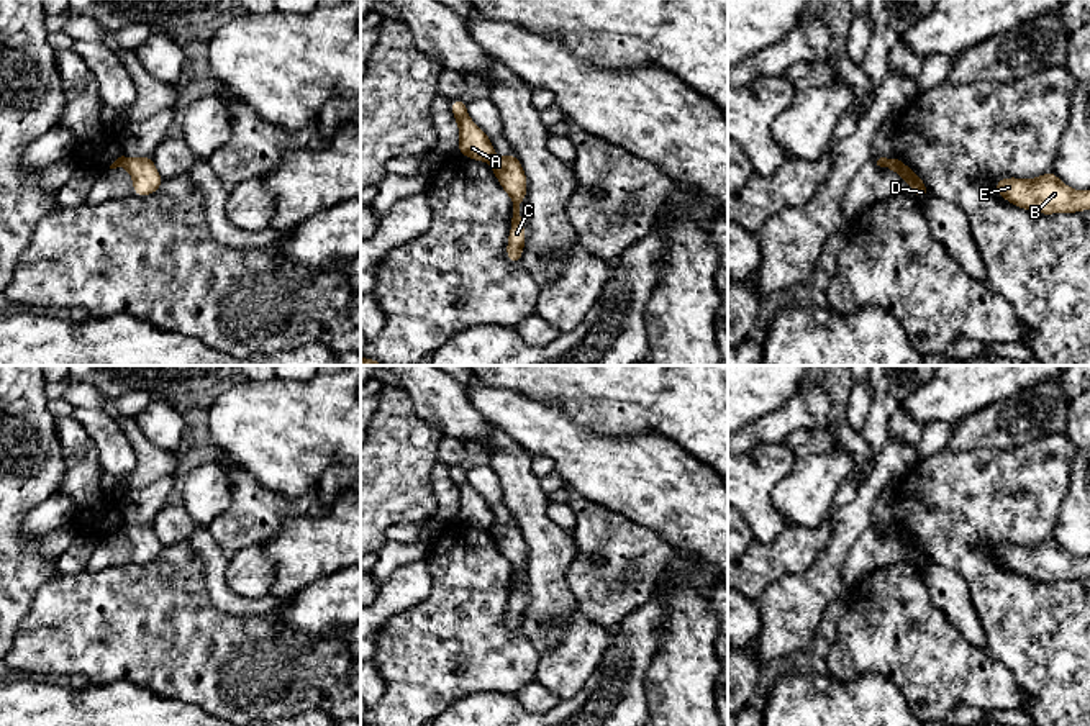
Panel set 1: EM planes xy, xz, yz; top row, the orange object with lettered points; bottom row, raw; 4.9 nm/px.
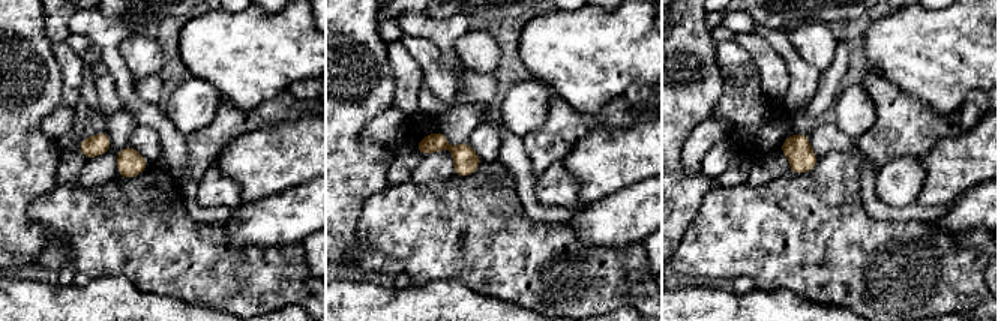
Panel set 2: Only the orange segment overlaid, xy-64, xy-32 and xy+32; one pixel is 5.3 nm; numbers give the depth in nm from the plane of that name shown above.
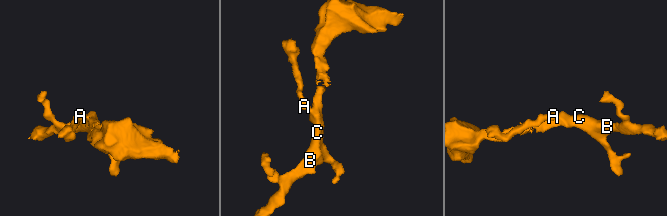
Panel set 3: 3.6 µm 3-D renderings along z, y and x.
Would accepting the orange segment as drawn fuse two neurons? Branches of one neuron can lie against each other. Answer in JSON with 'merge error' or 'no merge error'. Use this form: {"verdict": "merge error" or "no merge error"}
{"verdict": "merge error"}

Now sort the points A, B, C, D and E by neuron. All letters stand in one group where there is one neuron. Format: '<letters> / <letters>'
A / B C D E

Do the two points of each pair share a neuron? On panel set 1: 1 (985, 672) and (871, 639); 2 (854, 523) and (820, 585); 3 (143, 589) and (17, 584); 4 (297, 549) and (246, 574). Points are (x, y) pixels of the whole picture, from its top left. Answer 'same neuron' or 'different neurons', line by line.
1: same neuron
2: same neuron
3: different neurons
4: different neurons

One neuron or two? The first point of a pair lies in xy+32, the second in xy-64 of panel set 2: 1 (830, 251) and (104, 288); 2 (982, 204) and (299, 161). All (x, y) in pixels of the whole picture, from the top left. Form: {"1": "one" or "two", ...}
{"1": "two", "2": "two"}

